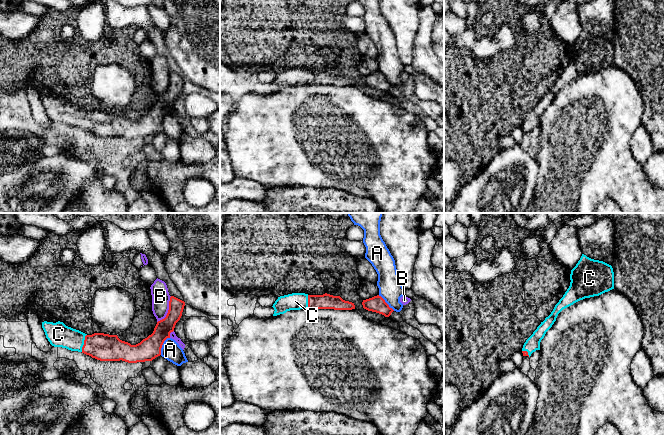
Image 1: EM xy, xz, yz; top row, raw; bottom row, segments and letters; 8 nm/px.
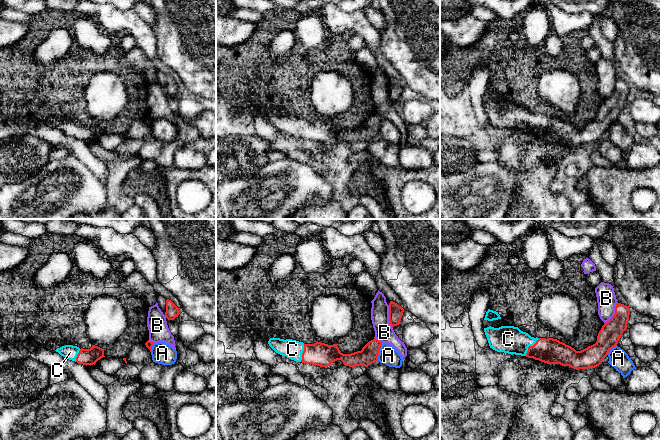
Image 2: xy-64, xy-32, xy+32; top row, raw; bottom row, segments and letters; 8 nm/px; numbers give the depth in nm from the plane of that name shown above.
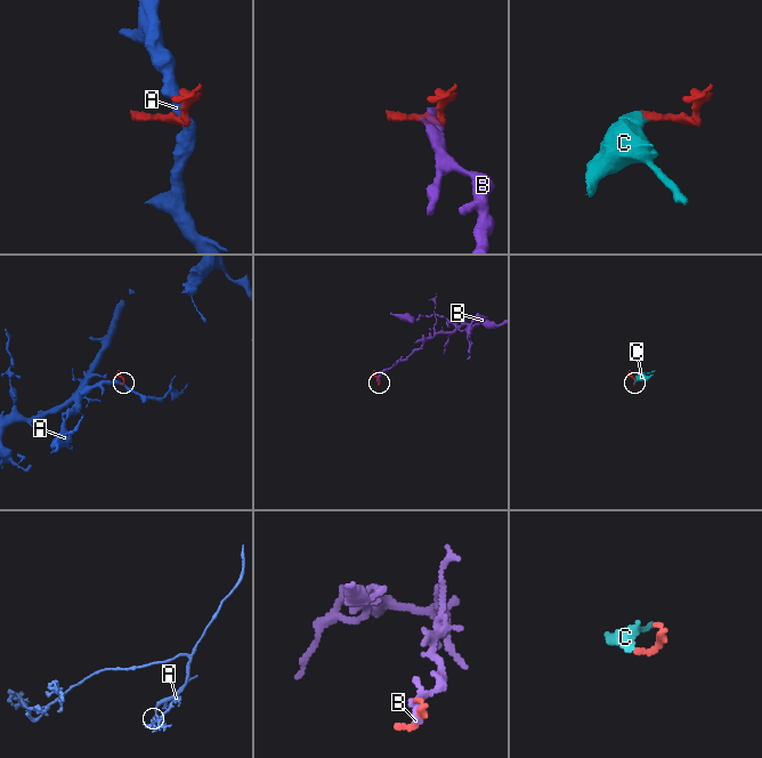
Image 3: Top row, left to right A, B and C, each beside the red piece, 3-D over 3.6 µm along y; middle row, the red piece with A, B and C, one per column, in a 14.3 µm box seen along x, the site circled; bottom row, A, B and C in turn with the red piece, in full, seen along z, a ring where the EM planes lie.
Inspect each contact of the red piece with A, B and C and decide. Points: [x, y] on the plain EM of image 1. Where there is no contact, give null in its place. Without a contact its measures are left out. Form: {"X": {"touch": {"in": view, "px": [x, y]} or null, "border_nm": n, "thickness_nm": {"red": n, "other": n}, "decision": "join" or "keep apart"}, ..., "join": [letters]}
{"A": {"touch": {"in": "xy", "px": [162, 120]}, "border_nm": 160, "thickness_nm": {"red": 180, "other": 150}, "decision": "keep apart"}, "B": {"touch": {"in": "xy", "px": [168, 86]}, "border_nm": 240, "thickness_nm": {"red": 140, "other": 140}, "decision": "keep apart"}, "C": {"touch": {"in": "xy", "px": [84, 119]}, "border_nm": 150, "thickness_nm": {"red": 220, "other": 190}, "decision": "join"}, "join": ["C"]}

